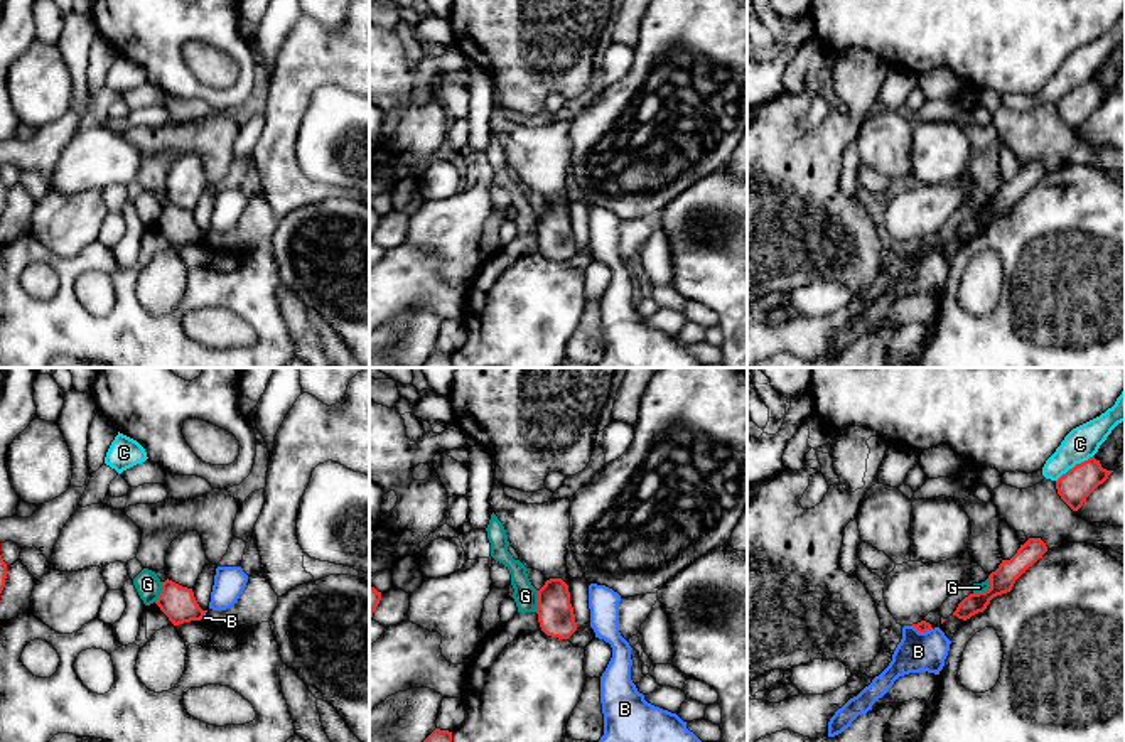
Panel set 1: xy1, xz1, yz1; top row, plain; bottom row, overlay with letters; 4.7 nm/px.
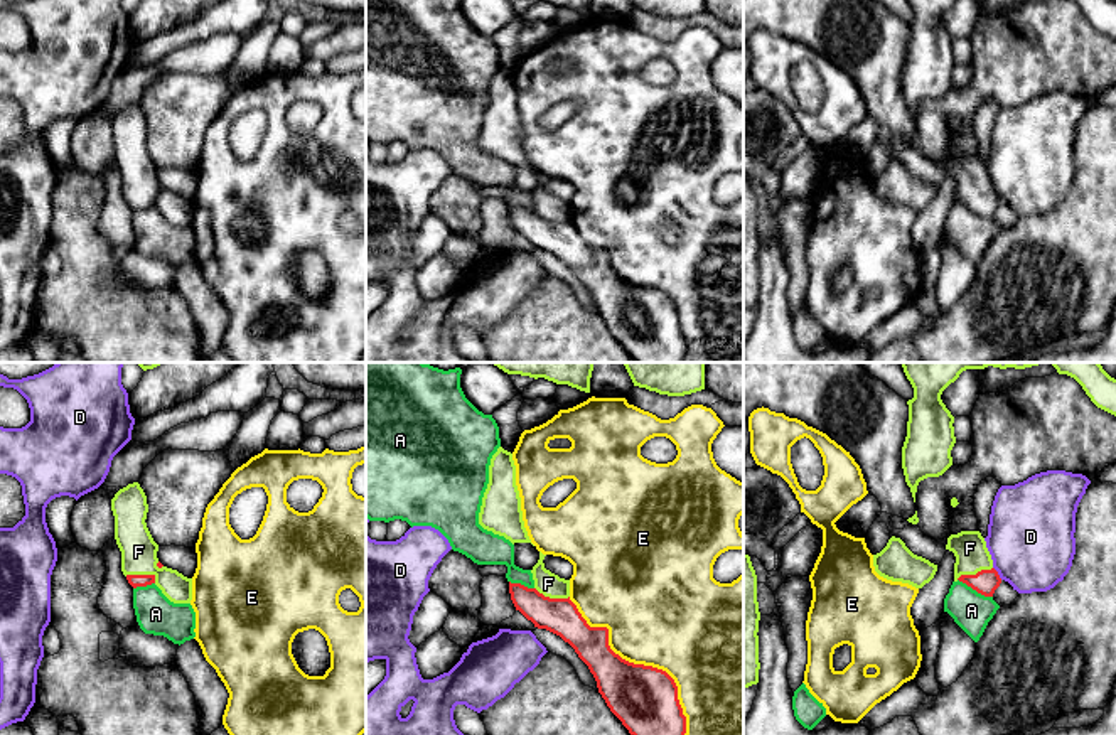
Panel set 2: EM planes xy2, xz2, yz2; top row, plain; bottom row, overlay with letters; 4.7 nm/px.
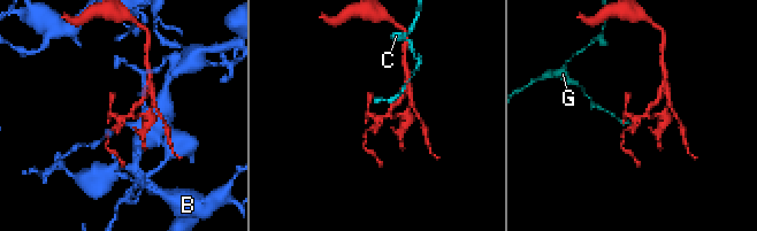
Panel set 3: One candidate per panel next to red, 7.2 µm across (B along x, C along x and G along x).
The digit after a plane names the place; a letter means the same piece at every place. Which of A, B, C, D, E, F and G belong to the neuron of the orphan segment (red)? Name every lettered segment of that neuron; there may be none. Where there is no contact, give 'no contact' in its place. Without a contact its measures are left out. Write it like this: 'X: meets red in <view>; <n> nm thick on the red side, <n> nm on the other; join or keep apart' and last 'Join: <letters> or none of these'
A: meets red in yz2; 120 nm thick on the red side, 190 nm on the other; keep apart
B: meets red in yz1; 60 nm thick on the red side, 190 nm on the other; keep apart
C: meets red in yz1; 160 nm thick on the red side, 160 nm on the other; keep apart
D: meets red in yz2; 120 nm thick on the red side, 420 nm on the other; keep apart
E: meets red in xz2; 320 nm thick on the red side, 480 nm on the other; keep apart
F: meets red in xy2; 60 nm thick on the red side, 180 nm on the other; join
G: meets red in xz1; 180 nm thick on the red side, 120 nm on the other; keep apart
Join: F

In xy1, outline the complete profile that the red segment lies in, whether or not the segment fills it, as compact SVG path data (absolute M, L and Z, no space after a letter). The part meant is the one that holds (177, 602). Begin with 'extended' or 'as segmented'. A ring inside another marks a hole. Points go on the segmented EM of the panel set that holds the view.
as segmented; M169 578L162 582L162 592L155 604L174 626L201 621L206 614L199 607L192 589L182 587Z

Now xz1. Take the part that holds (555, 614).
as segmented; M550 578L538 590L536 614L546 636L568 639L577 631L568 585L562 578Z

